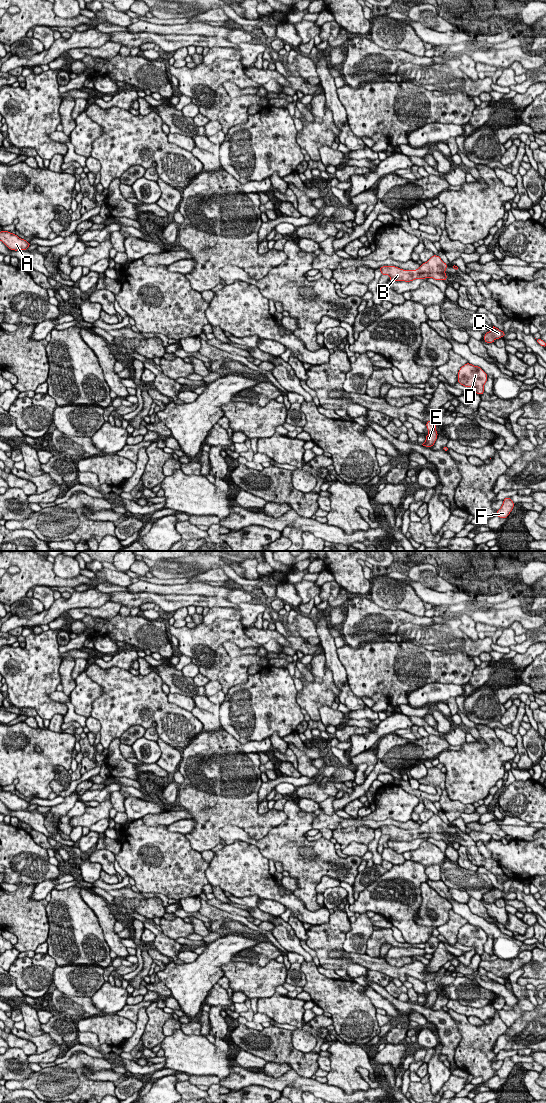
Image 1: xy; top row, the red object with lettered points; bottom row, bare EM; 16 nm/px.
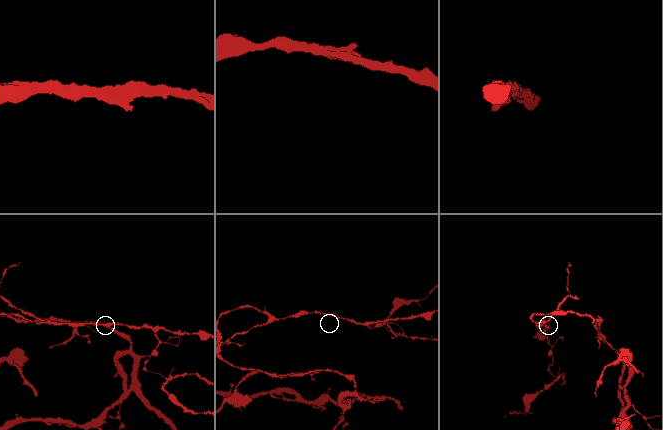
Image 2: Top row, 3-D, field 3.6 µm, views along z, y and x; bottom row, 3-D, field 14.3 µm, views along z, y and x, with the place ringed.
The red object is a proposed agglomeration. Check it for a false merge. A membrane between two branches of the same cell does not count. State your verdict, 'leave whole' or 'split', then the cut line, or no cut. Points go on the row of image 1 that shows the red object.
split; cut xy (434, 429), (429, 431)

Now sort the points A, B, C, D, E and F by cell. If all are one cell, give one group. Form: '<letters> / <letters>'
A B C D / E F

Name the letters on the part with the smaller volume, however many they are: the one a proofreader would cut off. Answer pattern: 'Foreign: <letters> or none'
Foreign: E, F

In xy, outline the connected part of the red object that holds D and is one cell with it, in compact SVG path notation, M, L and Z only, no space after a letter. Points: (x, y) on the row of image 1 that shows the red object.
M466 363L459 369L458 383L465 387L474 387L476 394L484 393L484 384L487 381L487 374L478 366Z

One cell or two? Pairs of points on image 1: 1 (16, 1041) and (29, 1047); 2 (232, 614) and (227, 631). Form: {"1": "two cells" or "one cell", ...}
{"1": "one cell", "2": "two cells"}

